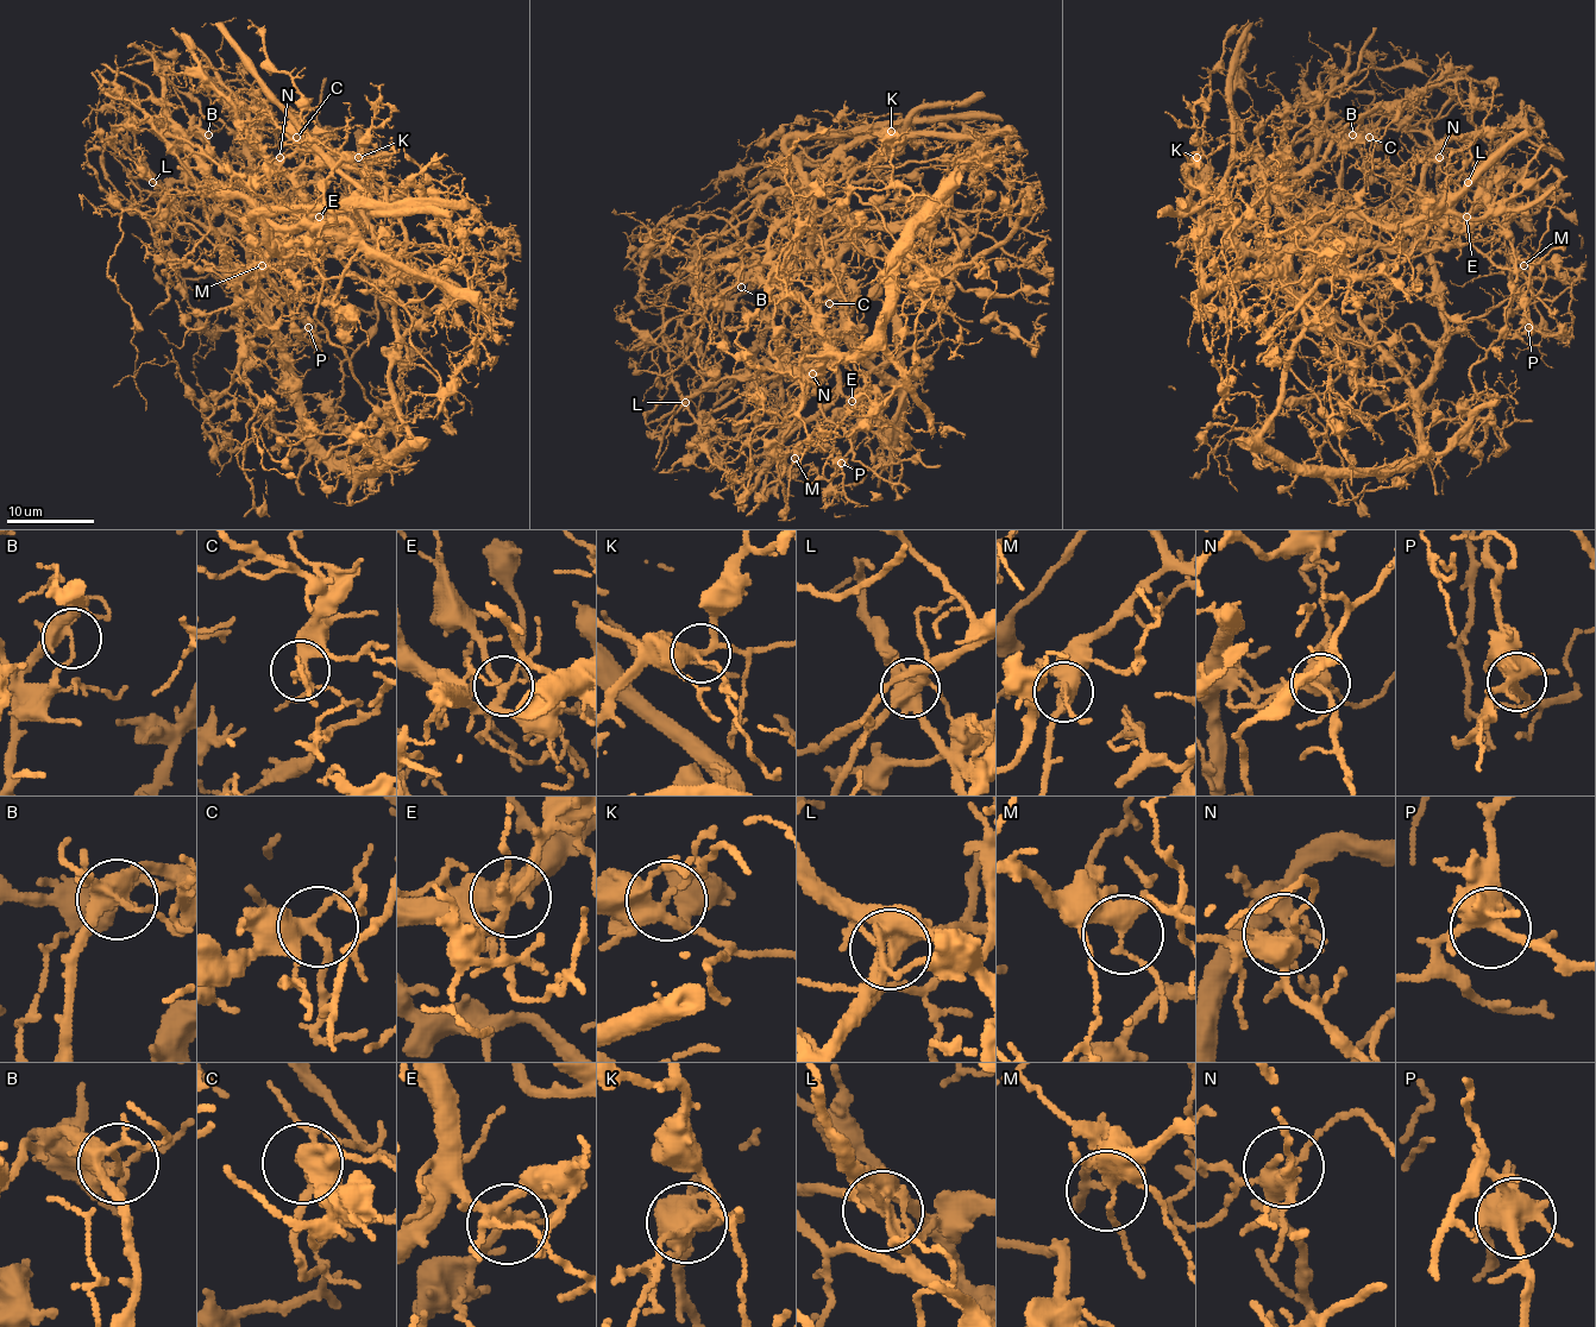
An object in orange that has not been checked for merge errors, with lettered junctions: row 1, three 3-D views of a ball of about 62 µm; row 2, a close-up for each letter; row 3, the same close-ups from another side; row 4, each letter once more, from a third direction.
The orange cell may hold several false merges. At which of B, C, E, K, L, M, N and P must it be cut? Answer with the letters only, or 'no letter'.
B, L

